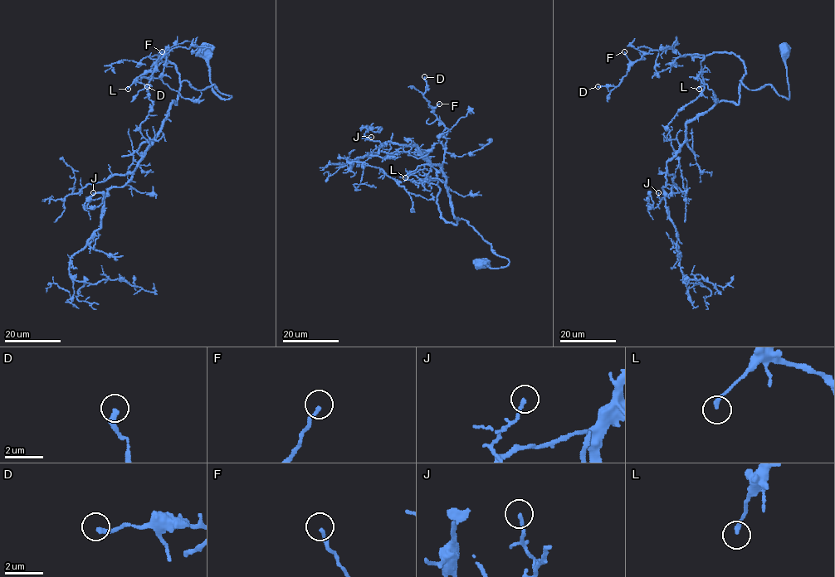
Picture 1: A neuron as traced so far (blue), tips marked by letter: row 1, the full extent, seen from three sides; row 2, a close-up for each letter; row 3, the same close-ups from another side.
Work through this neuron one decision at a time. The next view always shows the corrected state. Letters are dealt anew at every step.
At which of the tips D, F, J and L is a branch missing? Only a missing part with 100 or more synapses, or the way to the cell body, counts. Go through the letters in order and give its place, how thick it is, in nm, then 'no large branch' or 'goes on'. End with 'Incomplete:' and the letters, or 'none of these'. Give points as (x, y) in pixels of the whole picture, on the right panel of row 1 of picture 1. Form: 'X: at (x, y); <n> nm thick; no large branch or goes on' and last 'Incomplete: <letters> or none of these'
D: at (598, 86); 280 nm thick; no large branch
F: at (624, 51); 150 nm thick; no large branch
J: at (658, 192); 150 nm thick; no large branch
L: at (699, 89); 180 nm thick; no large branch
Incomplete: none of these

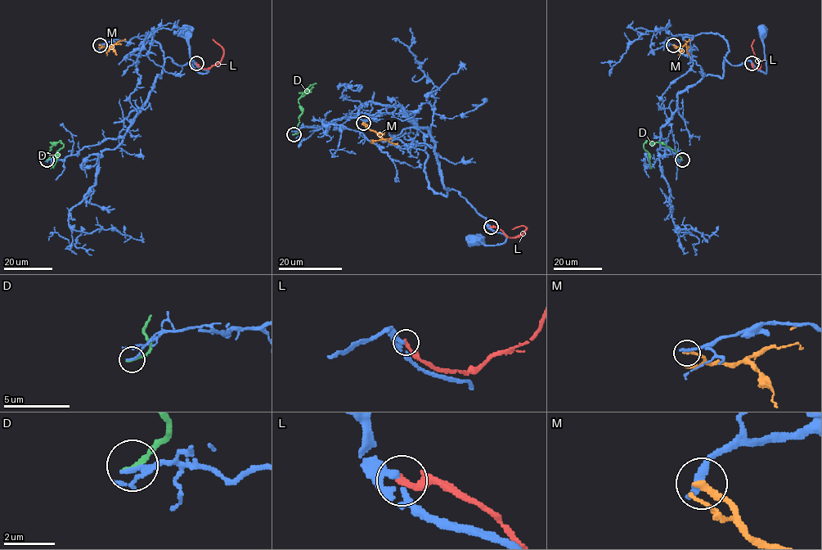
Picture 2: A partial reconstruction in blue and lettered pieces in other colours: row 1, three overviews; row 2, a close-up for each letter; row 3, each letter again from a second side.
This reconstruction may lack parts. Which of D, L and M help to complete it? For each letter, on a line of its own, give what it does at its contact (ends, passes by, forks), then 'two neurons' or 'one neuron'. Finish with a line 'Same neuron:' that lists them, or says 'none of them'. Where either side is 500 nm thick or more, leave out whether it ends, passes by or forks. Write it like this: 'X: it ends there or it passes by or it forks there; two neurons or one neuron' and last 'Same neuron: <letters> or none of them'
D: it ends there; two neurons
L: it ends there; two neurons
M: it ends there; two neurons
Same neuron: none of them

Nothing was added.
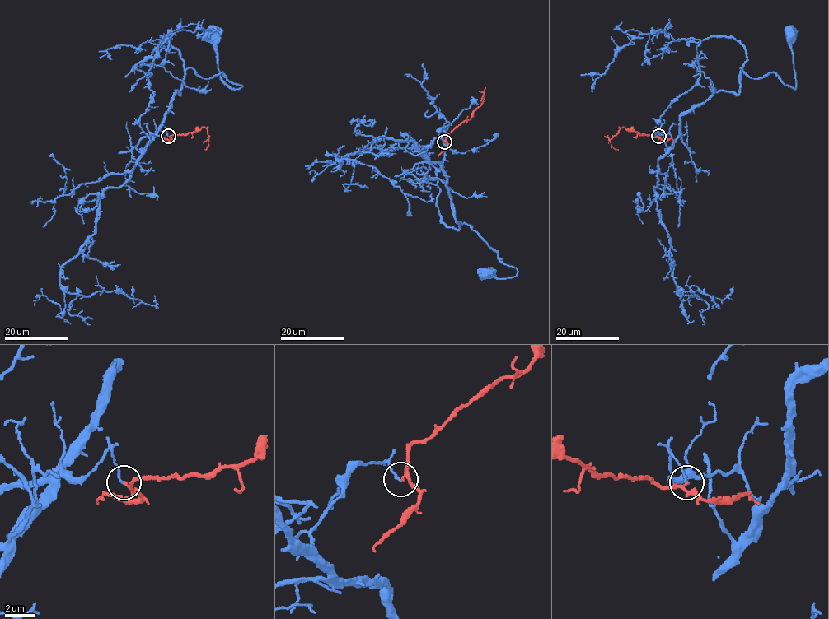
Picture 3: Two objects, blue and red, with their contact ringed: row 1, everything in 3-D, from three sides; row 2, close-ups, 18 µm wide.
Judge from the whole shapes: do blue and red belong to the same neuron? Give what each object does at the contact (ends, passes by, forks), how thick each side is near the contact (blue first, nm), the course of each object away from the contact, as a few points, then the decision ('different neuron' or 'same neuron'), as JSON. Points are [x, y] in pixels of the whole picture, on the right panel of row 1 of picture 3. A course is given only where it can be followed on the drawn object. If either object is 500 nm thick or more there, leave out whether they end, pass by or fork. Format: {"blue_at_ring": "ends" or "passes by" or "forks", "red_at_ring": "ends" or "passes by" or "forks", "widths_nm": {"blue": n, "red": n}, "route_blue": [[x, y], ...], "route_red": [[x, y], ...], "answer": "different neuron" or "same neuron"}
{"blue_at_ring": "ends", "red_at_ring": "passes by", "widths_nm": {"blue": 120, "red": 150}, "route_blue": [[659, 136], [675, 140], [680, 117], [720, 90], [737, 95], [740, 68], [795, 88], [789, 33]], "route_red": [[659, 136], [643, 135], [622, 127], [610, 140], [612, 146], [618, 149]], "answer": "different neuron"}

